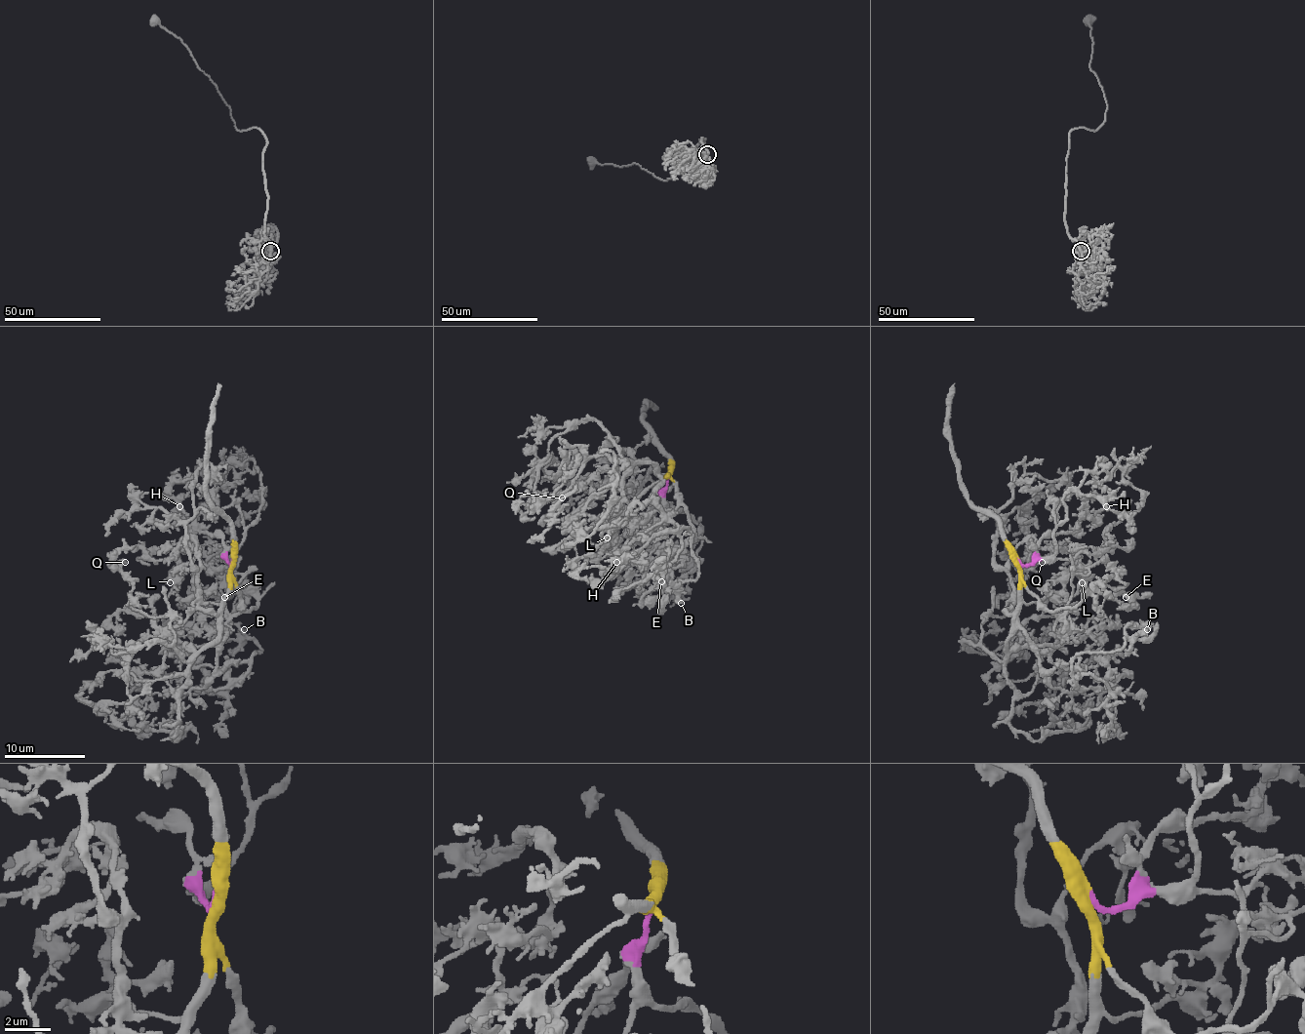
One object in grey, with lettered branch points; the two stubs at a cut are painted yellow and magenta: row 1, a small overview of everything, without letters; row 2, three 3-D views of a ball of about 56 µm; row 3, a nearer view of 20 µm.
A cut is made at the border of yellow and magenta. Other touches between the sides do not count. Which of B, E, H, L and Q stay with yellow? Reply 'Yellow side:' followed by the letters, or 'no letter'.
Yellow side: B, E, L, Q

